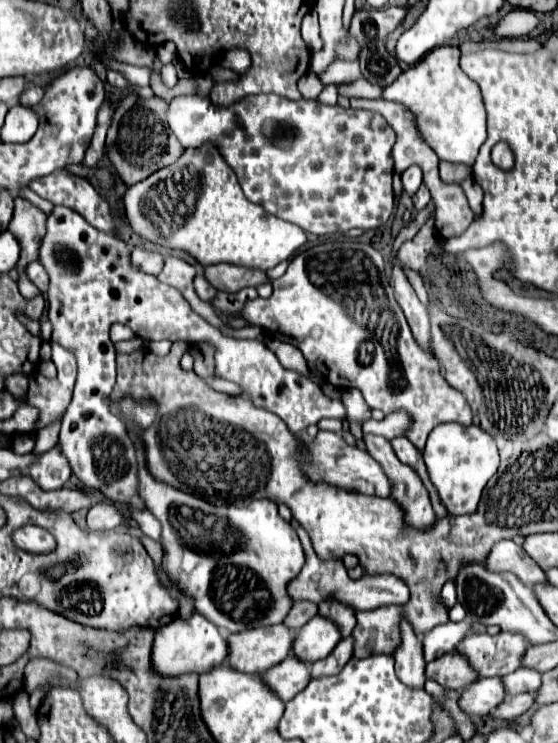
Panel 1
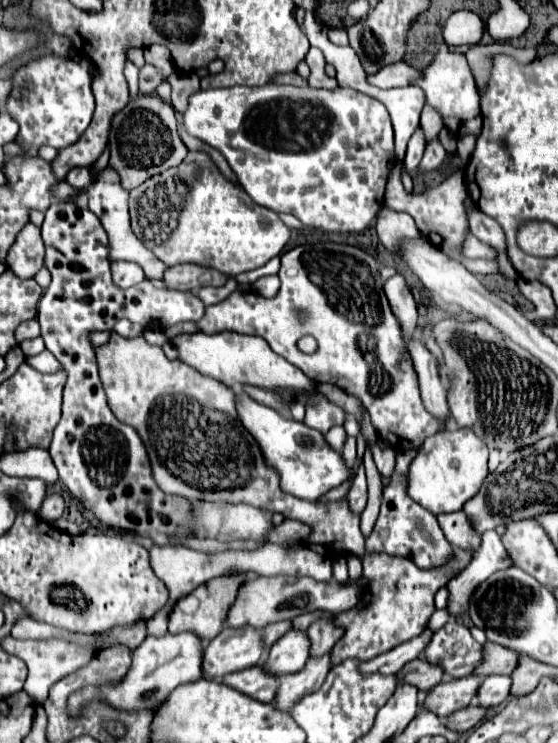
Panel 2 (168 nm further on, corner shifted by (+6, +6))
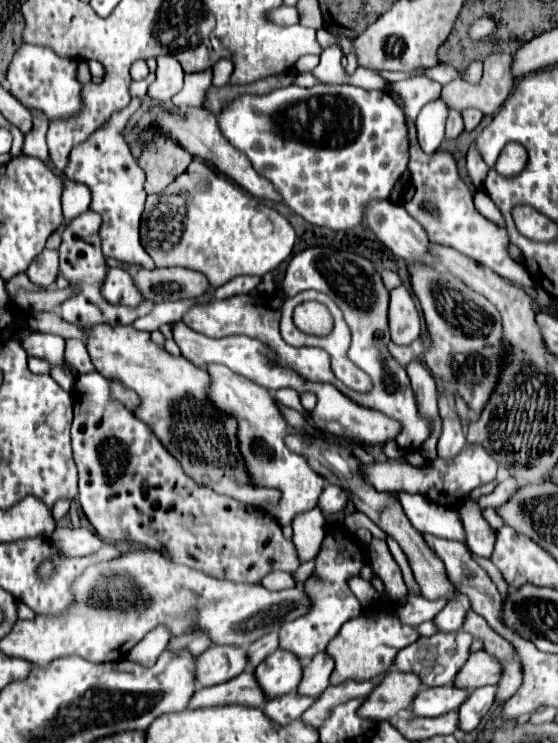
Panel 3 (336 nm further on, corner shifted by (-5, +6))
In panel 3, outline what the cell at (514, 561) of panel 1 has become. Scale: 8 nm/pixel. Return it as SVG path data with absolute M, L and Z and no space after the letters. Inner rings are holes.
M456 593L448 601L448 605L440 611L440 615L436 615L436 619L434 619L438 631L460 631L470 609L472 609L472 605L470 605L468 595Z

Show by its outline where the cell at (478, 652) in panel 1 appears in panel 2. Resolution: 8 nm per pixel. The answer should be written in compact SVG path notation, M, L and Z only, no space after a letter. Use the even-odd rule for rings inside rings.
M449 619L437 635L433 635L429 647L425 647L423 659L445 671L447 677L459 679L473 673L483 655L483 647L471 637L469 629L455 619Z

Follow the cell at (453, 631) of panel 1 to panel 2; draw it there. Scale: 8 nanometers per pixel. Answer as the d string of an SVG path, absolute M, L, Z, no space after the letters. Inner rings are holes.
M425 629L423 635L411 639L411 641L407 641L407 643L403 643L403 645L399 645L399 647L387 651L387 653L371 659L371 661L365 661L359 667L359 671L363 671L363 675L373 673L373 671L379 671L381 675L395 675L405 663L409 663L409 661L413 661L413 659L417 659L421 655L421 651L429 643L431 635L433 633L429 629Z

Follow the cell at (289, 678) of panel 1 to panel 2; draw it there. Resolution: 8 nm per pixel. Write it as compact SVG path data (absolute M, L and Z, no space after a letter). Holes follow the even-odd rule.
M259 665L237 671L237 673L229 673L217 681L225 683L227 687L233 687L235 691L241 691L243 695L249 695L251 699L257 699L261 703L271 703L275 697L275 691L279 687L277 679L273 675L267 675Z

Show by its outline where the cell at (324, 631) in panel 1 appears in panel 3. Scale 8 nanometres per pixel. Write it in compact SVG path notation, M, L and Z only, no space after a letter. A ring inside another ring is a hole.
M276 649L254 671L260 683L264 683L268 699L272 699L272 695L286 695L288 691L296 691L302 681L304 665L292 651Z

